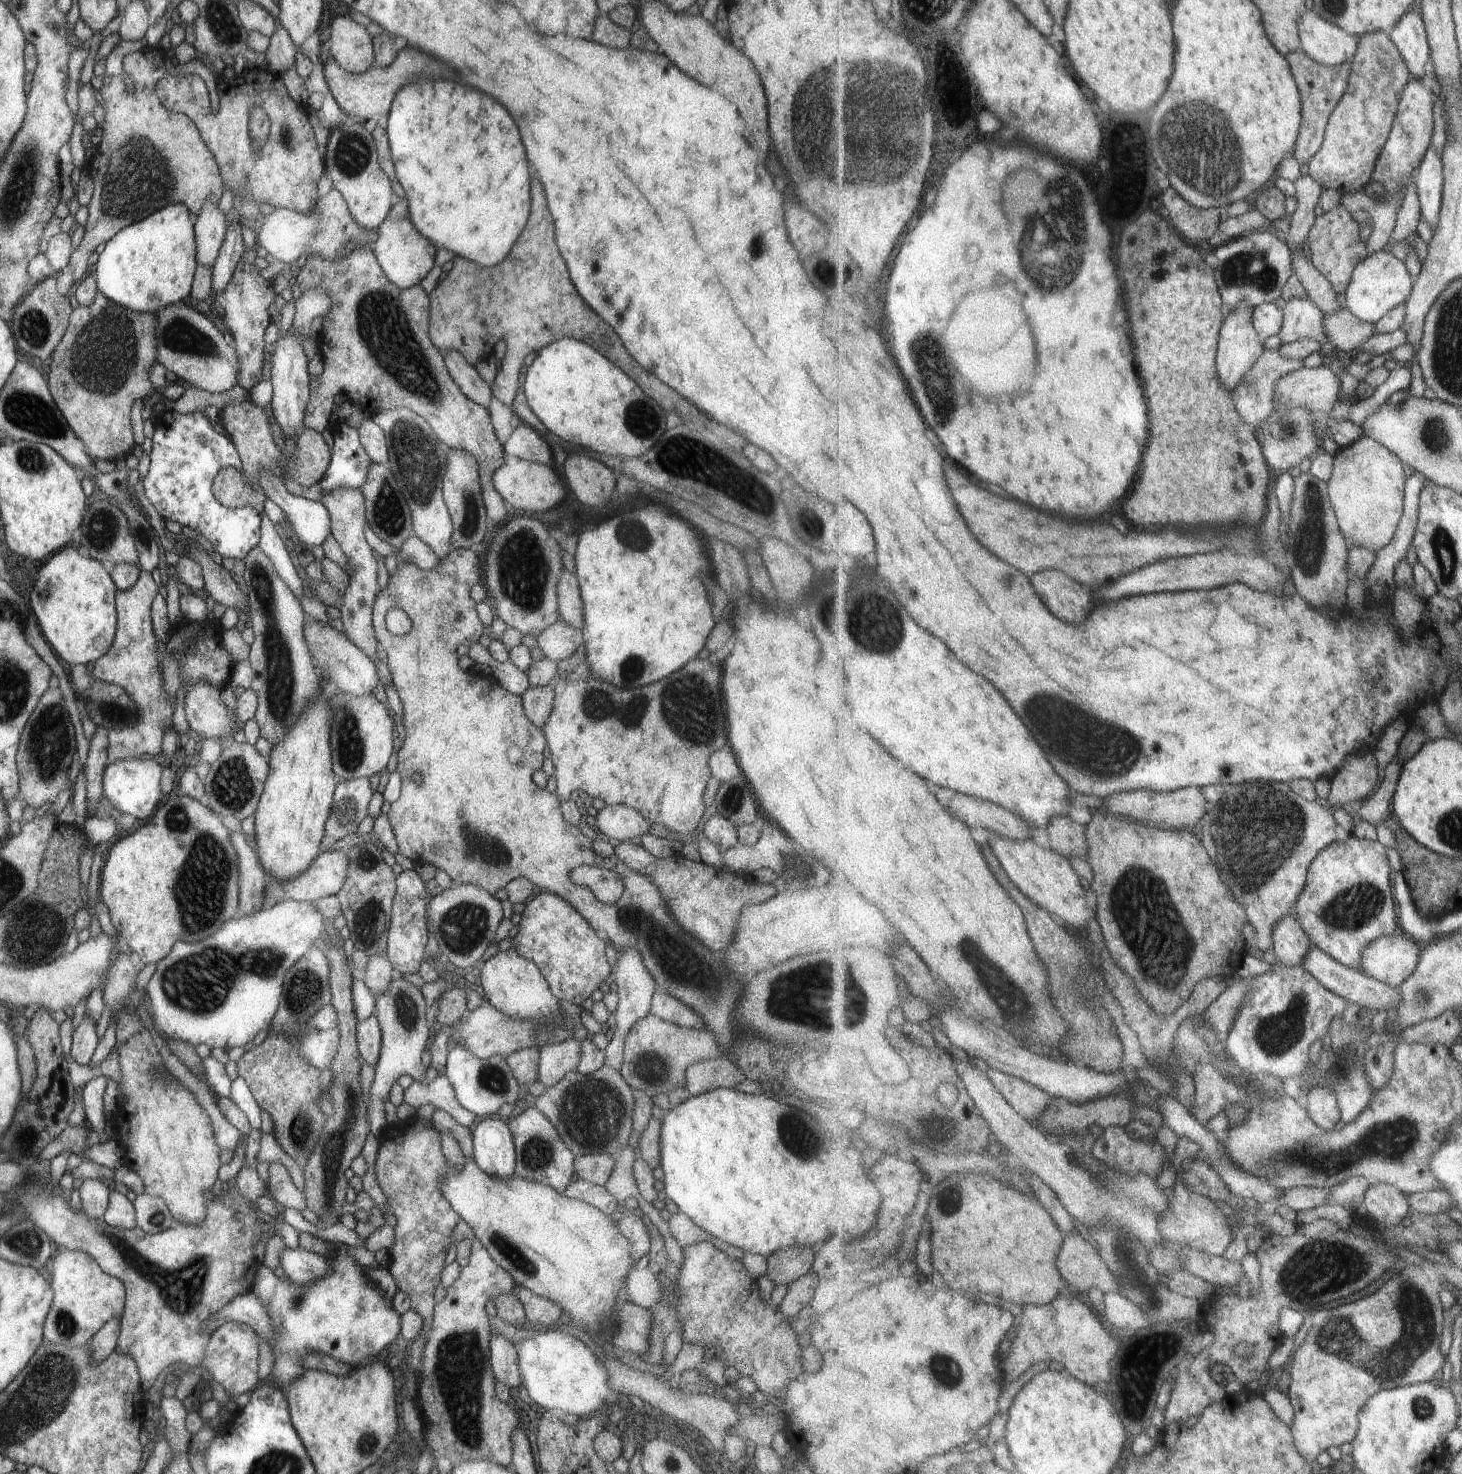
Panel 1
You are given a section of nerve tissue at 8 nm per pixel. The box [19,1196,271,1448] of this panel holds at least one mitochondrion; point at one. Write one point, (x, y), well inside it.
(183, 1290)

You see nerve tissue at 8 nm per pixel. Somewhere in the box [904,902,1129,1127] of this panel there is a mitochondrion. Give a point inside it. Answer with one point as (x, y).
(973, 956)

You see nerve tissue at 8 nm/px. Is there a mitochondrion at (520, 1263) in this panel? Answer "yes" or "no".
yes

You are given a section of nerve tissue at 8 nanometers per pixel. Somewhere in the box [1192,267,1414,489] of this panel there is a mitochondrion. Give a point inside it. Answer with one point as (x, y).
(1289, 431)

